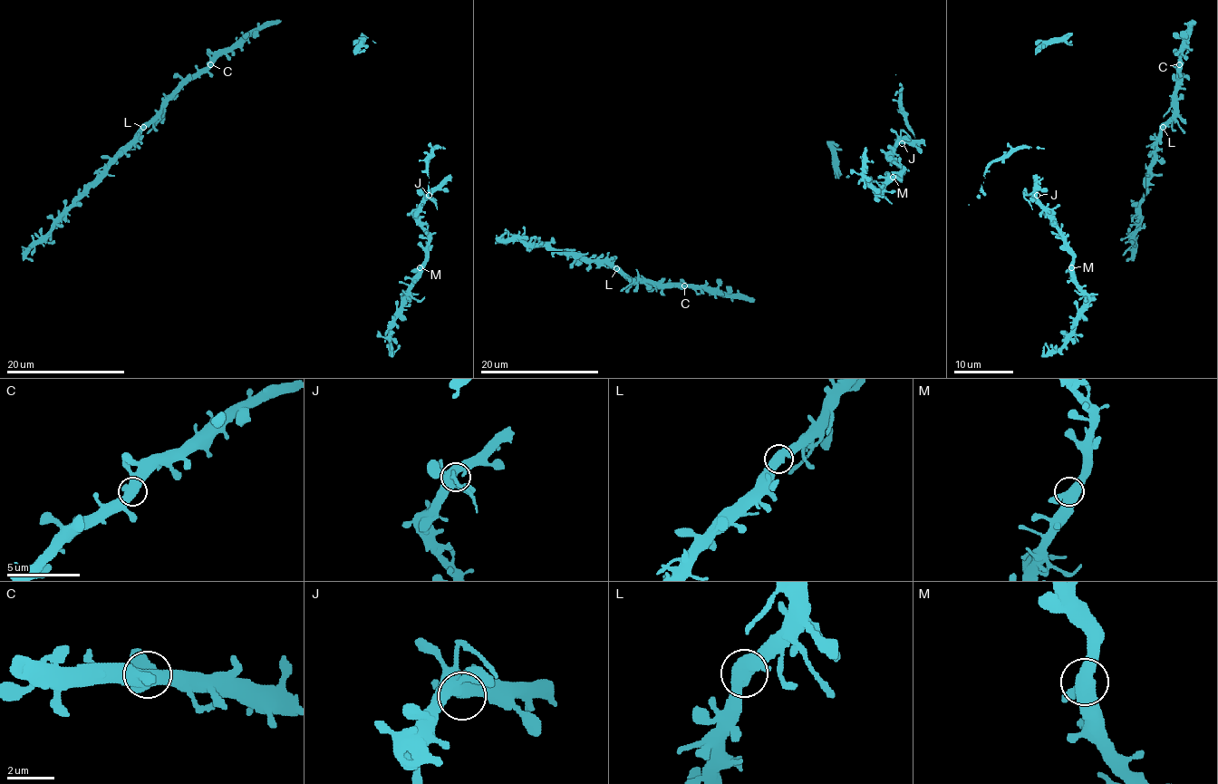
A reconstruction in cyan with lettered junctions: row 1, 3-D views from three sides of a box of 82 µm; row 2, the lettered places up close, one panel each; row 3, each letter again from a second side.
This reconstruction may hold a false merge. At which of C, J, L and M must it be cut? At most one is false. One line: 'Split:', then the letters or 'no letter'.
Split: no letter

